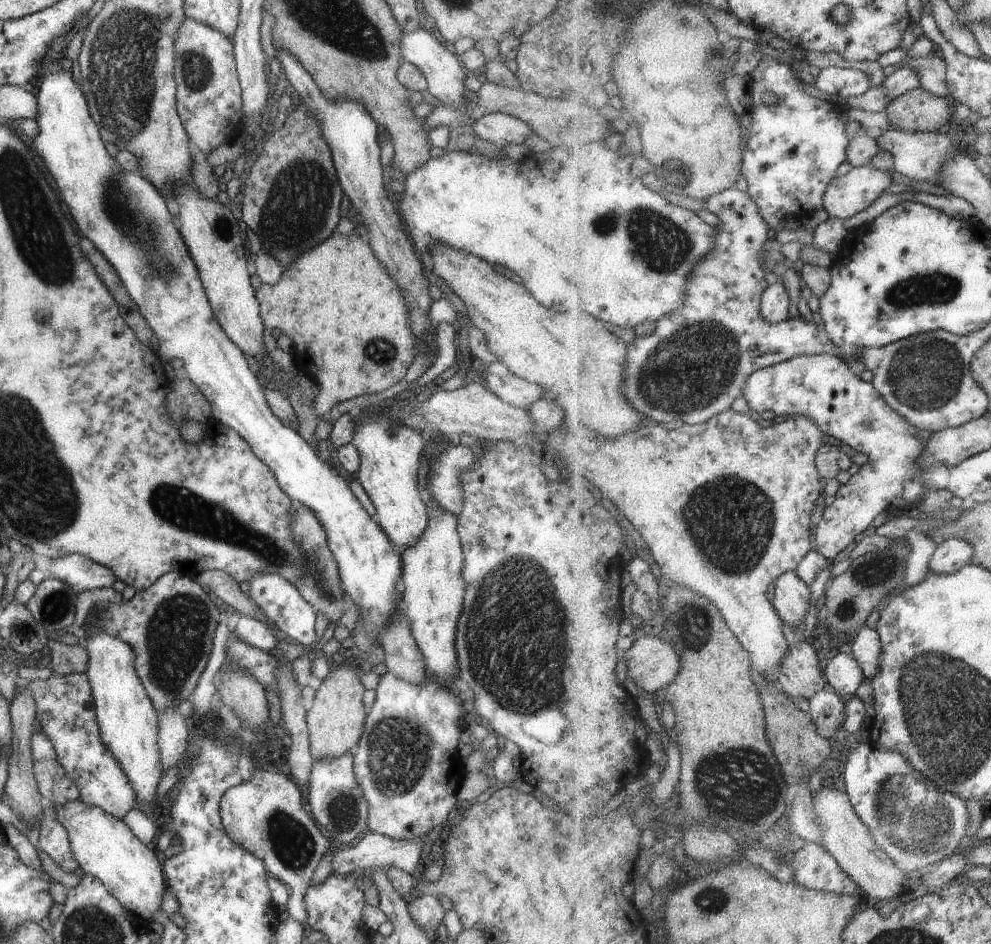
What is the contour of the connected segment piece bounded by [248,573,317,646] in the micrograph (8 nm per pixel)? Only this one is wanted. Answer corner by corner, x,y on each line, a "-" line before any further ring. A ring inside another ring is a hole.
257,573
251,577
249,583
249,598
258,606
260,612
284,632
287,638
293,638
296,644
307,646
317,641
313,631
316,612
314,608
303,600
293,584
271,573

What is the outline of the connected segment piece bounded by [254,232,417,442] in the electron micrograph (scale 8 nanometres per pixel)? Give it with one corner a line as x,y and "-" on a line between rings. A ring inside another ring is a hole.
353,232
347,236
339,236
338,233
329,235
321,244
298,254
276,283
261,284
254,290
254,295
263,328
287,335
295,347
295,354
311,360
311,364
305,366
305,374
319,387
317,396
313,398
313,411
319,418
312,432
313,442
328,438
332,424
320,420
325,412
345,399
381,392
393,386
403,379
417,352
415,338
407,322
406,300
384,266
375,258
370,244
363,242

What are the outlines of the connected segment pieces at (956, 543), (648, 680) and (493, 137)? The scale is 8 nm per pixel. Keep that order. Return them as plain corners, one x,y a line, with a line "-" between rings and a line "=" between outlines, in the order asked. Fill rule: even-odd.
949,539
938,545
930,562
930,570
940,575
955,574
972,562
975,549
963,539
=
648,632
624,651
627,677
637,688
649,693
675,682
681,668
682,659
679,658
678,650
673,645
666,644
661,636
=
487,113
471,124
472,130
479,138
502,147
504,144
521,144
533,132
527,124
518,118
503,113

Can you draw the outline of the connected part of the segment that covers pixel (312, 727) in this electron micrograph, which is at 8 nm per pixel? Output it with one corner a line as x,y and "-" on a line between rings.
329,664
329,670
316,689
311,707
306,711
304,716
308,730
308,749
314,759
336,757
347,751
352,753
356,742
359,740
366,717
363,704
361,703
361,695
364,689
361,681
355,675
355,671
349,665

